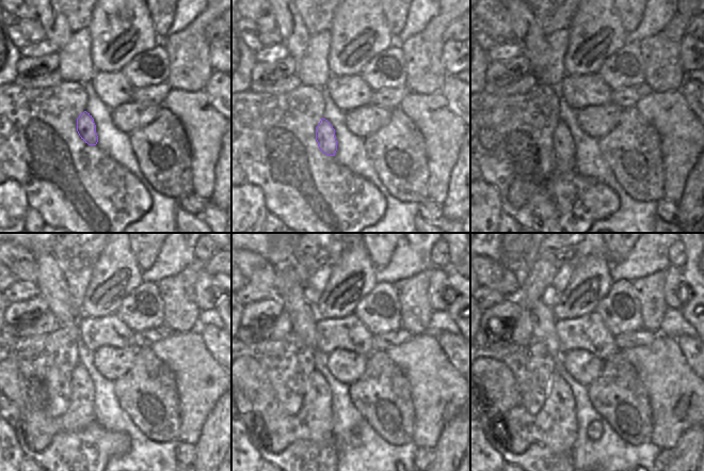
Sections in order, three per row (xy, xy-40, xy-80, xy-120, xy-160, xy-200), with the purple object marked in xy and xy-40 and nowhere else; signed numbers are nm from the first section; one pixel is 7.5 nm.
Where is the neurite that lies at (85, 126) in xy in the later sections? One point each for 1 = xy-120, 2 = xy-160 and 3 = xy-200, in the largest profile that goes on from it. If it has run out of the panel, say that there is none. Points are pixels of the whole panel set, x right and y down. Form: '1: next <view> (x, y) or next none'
1: next xy-120 (80, 413)
2: next xy-160 (314, 422)
3: next xy-200 (554, 426)

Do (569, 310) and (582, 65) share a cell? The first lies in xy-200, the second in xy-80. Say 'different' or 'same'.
same

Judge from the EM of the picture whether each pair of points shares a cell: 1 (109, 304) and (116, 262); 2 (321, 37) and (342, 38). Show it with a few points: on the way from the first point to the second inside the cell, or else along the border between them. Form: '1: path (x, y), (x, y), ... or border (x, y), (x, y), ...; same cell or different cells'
1: path (109, 294), (112, 288), (113, 277), (116, 272); same cell
2: border (328, 30), (330, 33), (329, 62); different cells

